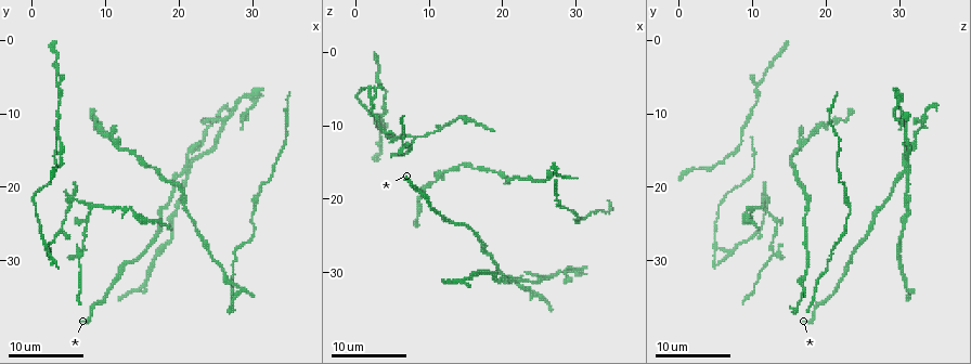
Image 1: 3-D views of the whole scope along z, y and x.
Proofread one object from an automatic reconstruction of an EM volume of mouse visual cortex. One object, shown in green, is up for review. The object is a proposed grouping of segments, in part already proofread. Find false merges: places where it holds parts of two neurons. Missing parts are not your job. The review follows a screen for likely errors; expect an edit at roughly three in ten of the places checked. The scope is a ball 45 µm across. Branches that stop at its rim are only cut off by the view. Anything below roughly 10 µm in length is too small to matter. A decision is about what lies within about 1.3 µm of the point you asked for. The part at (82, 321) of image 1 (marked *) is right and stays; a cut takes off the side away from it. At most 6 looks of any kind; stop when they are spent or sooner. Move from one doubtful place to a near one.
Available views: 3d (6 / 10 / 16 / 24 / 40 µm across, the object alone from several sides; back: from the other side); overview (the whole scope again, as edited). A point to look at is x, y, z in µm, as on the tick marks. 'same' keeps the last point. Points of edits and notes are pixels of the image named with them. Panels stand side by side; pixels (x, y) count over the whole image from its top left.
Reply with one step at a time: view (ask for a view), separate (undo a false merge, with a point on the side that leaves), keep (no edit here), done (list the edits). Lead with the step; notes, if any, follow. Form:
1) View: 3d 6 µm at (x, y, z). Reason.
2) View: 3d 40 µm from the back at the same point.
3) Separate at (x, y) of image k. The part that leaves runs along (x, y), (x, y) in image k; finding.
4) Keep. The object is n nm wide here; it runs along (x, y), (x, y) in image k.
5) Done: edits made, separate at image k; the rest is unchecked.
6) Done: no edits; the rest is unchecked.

View: 3d 10 µm at (6.5, 30.0, 12.5). Sudden change in width.

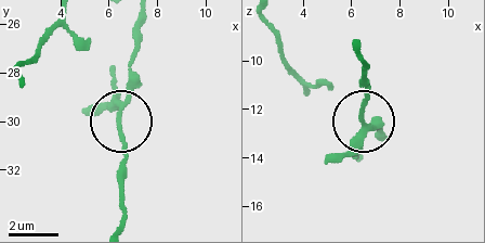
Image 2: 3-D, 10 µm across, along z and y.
Keep. 3 arms meet here; all the same neuron.

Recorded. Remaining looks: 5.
View: 3d 10 µm at (8.0, 22.0, 11.5). Three-way junction.

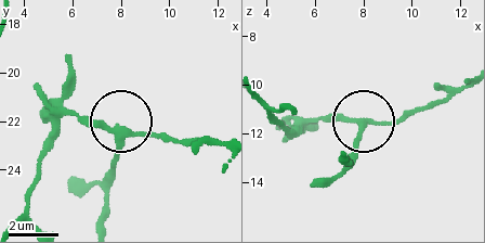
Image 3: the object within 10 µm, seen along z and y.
View: 3d 6 µm at (8.4, 22.5, 11.5).

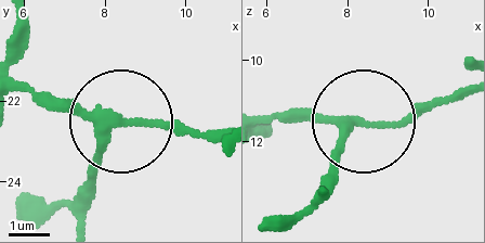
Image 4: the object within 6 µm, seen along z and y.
Separate at (161, 125) of image 4. 3 arms meet here; the part that leaves runs along (99, 117), (20, 89) in image 4; a second neuron is stuck on.

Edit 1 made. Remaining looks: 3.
View: 3d 10 µm at (3.5, 12.5, 9.0). Sudden change in width.

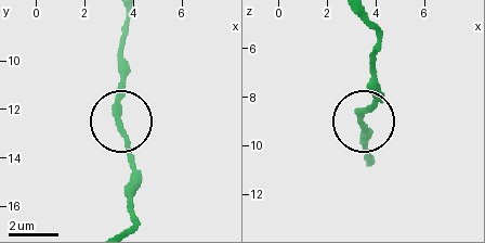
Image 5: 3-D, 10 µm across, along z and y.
Keep. All the same neuron.

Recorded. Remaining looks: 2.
Done: edits made, separate at image 4; the rest is unchecked.

